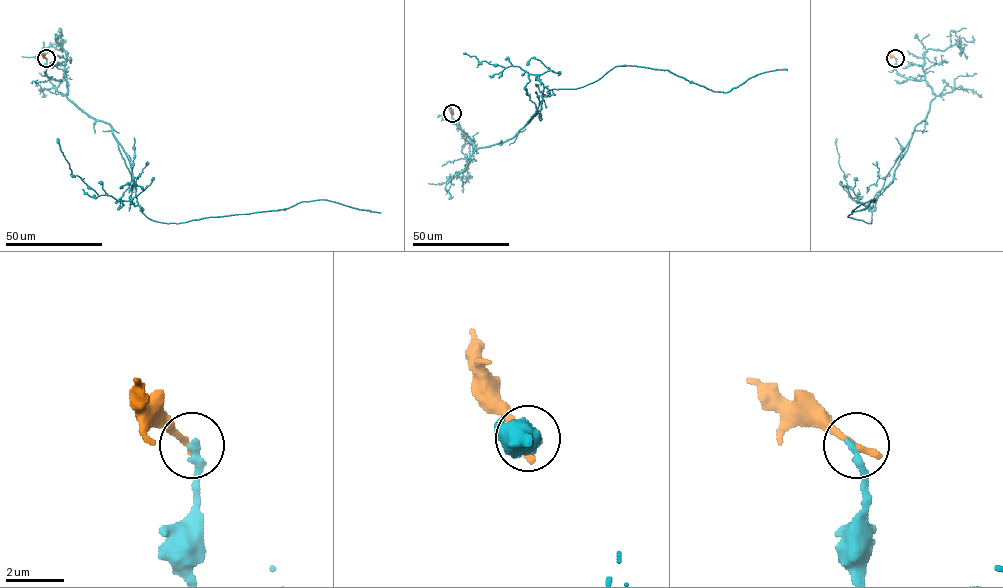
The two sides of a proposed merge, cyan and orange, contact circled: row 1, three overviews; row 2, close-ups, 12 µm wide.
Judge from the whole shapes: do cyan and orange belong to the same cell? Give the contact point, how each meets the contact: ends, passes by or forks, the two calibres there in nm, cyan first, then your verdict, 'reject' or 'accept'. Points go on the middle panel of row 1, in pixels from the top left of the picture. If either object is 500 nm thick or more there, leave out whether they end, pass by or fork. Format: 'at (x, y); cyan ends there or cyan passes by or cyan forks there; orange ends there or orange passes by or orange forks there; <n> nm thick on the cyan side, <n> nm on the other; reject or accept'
at (452, 113); cyan ends there; orange ends there; 280 nm thick on the cyan side, 320 nm on the other; reject

